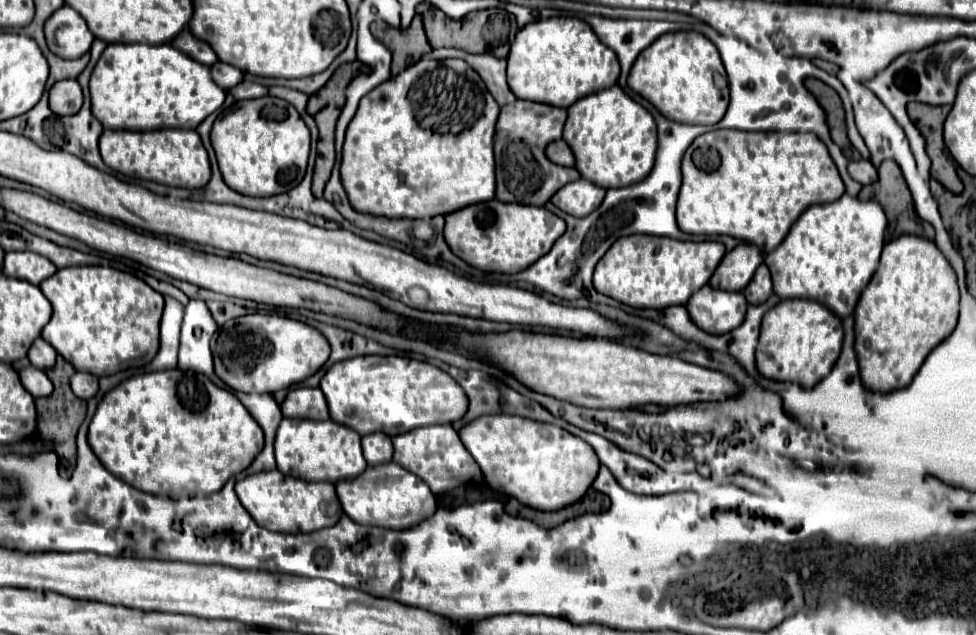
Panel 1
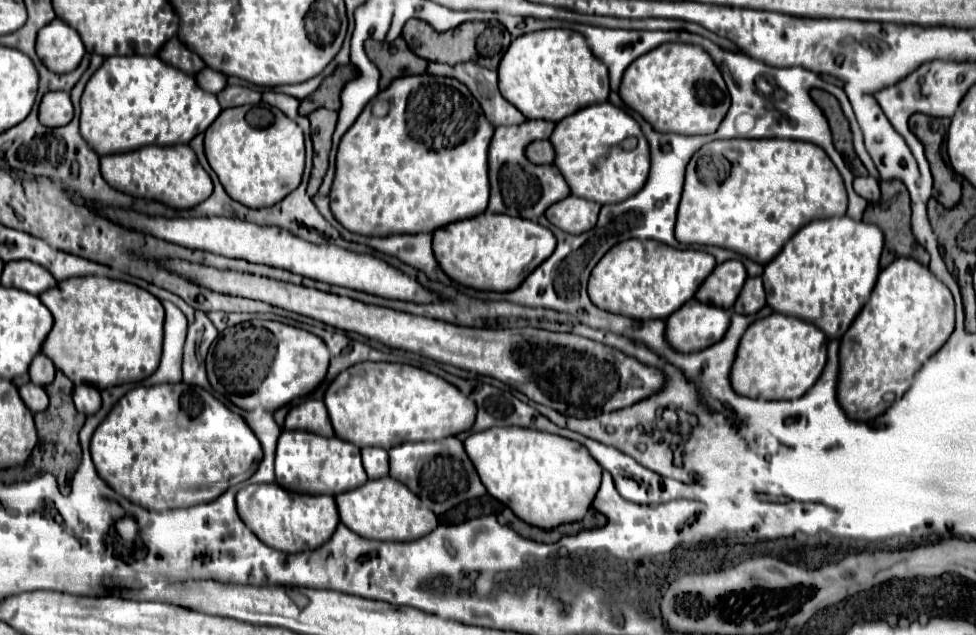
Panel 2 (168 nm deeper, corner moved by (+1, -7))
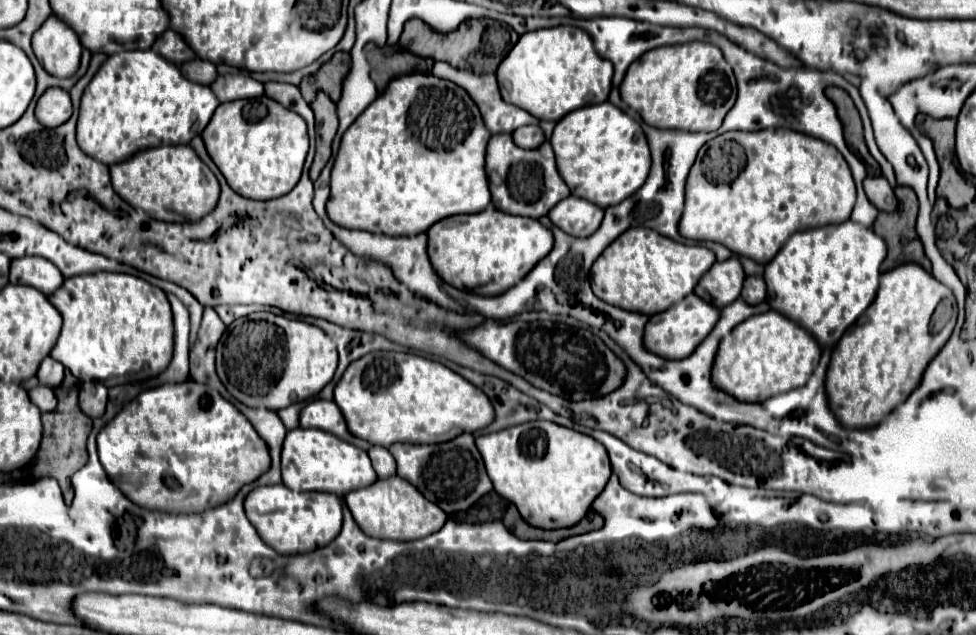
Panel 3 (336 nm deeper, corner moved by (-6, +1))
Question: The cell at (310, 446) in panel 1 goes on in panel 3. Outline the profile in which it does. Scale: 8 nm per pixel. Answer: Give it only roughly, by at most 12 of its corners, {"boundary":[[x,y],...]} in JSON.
{"boundary":[[322,429],[286,433],[282,481],[338,497],[376,481],[364,449]]}

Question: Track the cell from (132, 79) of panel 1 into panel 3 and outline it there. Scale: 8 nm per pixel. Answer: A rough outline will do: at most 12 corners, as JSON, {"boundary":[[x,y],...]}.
{"boundary":[[154,51],[88,83],[80,149],[118,163],[186,145],[218,97]]}

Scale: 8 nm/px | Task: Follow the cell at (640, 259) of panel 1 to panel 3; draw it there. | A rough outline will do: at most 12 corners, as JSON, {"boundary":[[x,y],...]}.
{"boundary":[[630,229],[594,261],[594,295],[656,315],[716,255]]}

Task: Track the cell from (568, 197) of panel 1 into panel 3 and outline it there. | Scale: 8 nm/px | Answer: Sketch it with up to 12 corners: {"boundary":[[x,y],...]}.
{"boundary":[[570,195],[548,217],[574,237],[600,227],[604,209]]}

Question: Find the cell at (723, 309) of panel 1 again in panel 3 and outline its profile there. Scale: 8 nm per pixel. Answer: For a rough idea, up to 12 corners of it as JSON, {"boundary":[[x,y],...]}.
{"boundary":[[698,295],[652,315],[644,345],[684,359],[718,323]]}

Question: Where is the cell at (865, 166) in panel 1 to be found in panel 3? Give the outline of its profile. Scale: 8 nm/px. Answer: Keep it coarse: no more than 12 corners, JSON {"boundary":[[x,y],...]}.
{"boundary":[[866,177],[864,191],[880,211],[894,211],[898,199],[886,177]]}

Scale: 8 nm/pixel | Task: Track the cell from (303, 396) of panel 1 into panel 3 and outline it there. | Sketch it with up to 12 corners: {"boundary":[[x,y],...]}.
{"boundary":[[314,399],[300,411],[302,427],[318,427],[370,449],[354,437],[334,401]]}

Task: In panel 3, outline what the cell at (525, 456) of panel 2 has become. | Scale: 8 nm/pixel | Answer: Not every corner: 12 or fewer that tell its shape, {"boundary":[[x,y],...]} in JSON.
{"boundary":[[550,421],[476,439],[534,527],[576,525],[610,479],[602,443]]}

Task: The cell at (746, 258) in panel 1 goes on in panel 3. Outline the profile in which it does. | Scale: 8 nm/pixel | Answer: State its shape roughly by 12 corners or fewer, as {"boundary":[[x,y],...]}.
{"boundary":[[736,257],[716,261],[694,293],[722,309],[740,297]]}

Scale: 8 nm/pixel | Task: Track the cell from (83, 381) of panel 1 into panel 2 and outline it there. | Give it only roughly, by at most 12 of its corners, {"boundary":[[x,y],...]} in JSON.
{"boundary":[[75,387],[73,401],[77,411],[93,415],[101,407],[95,387]]}

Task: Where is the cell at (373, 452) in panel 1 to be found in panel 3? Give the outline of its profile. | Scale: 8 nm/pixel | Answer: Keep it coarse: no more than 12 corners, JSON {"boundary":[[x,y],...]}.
{"boundary":[[386,447],[368,451],[380,479],[396,473],[396,461]]}

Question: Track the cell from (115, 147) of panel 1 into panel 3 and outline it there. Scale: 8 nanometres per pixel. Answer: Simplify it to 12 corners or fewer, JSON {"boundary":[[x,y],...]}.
{"boundary":[[190,145],[110,165],[114,191],[162,221],[198,221],[220,195]]}

